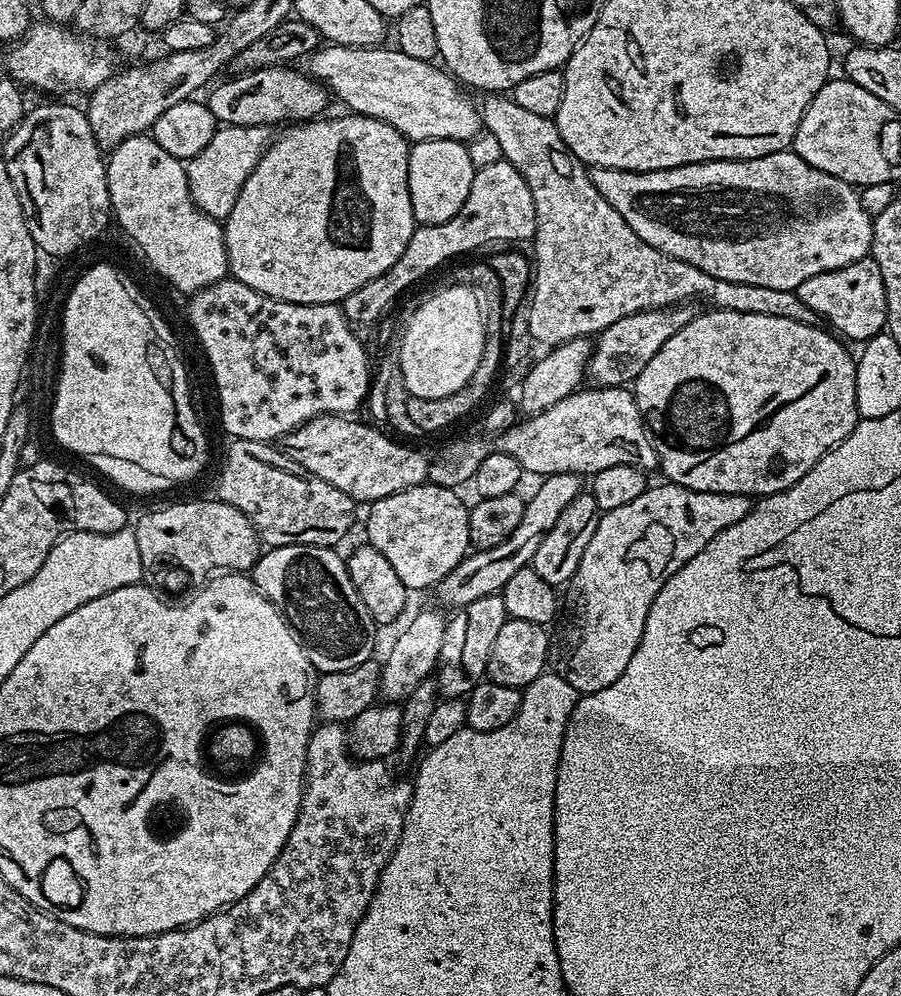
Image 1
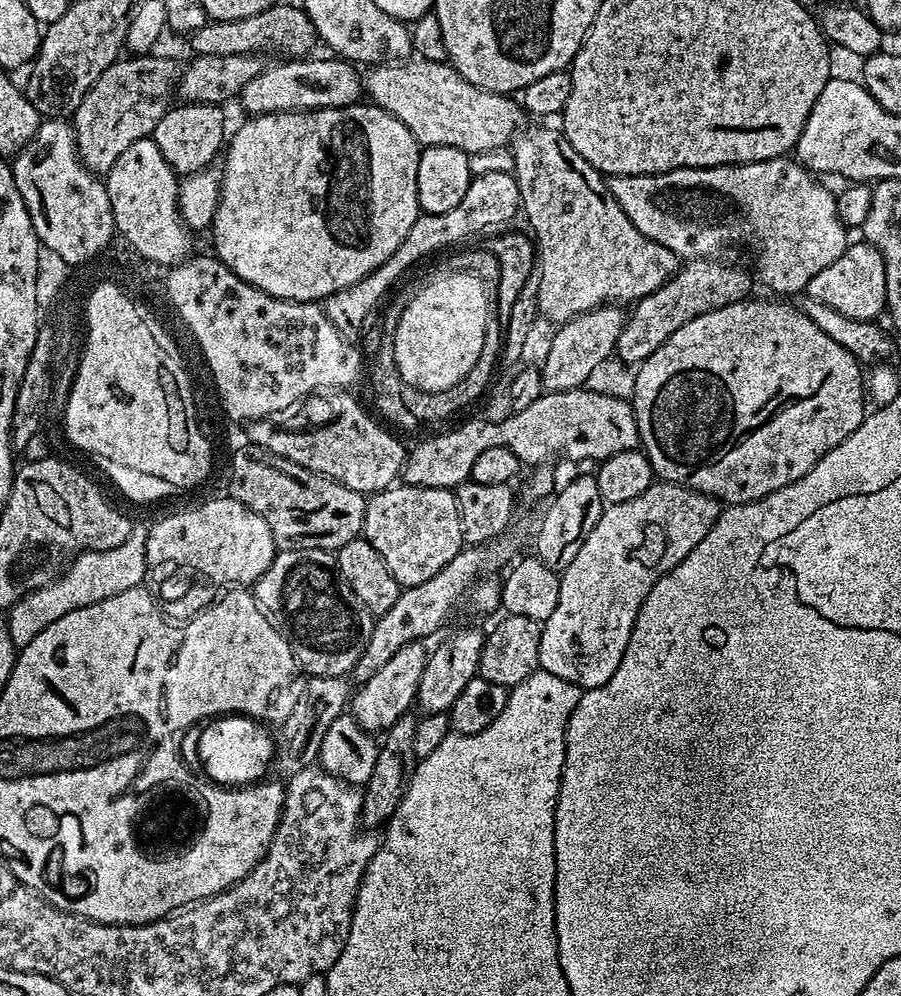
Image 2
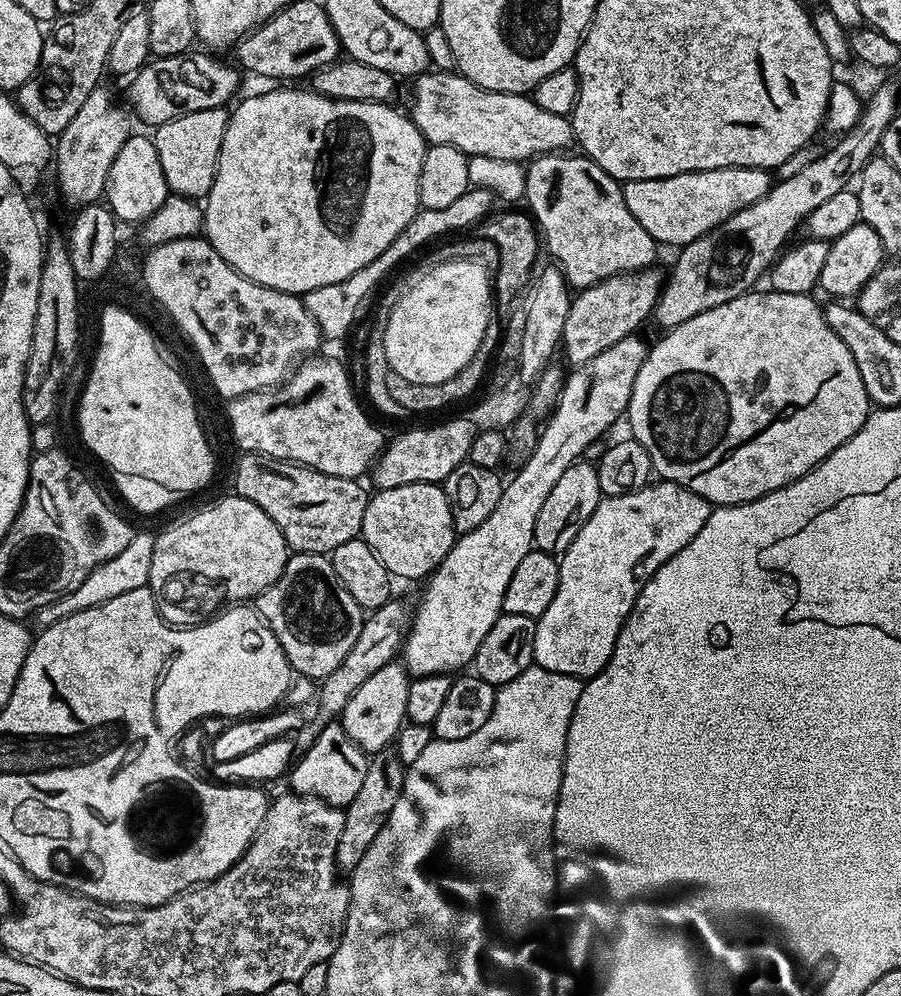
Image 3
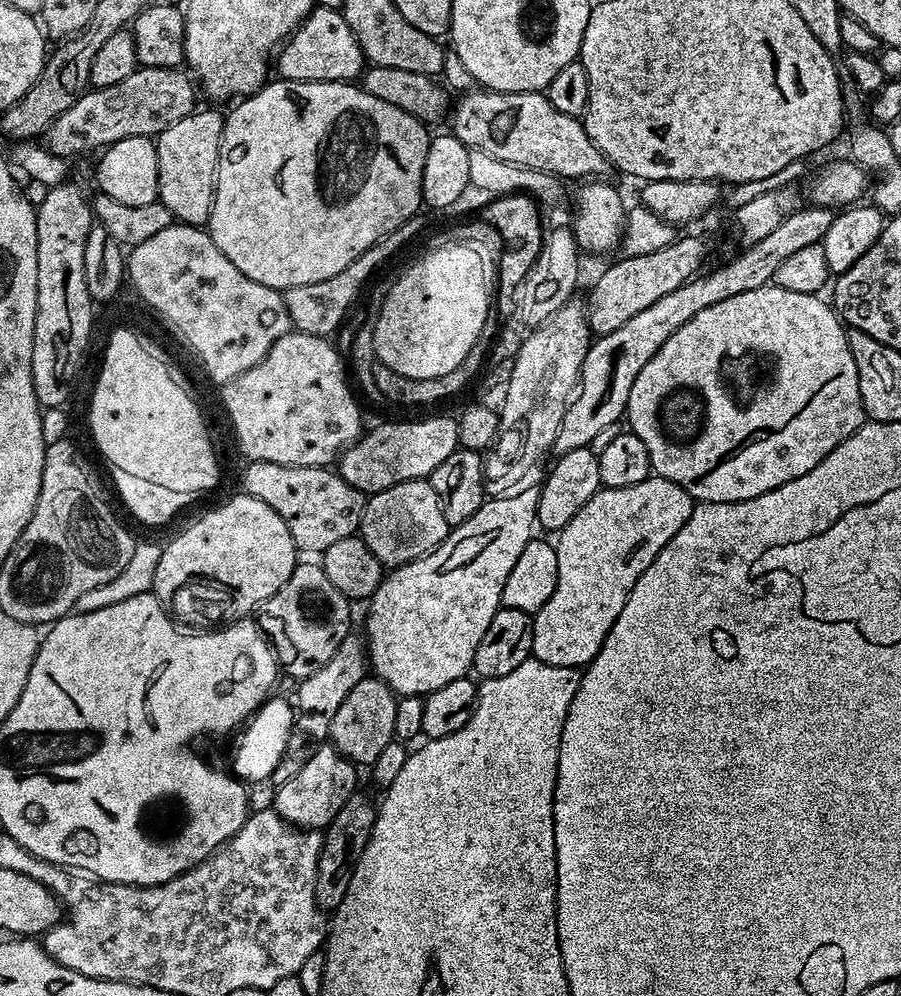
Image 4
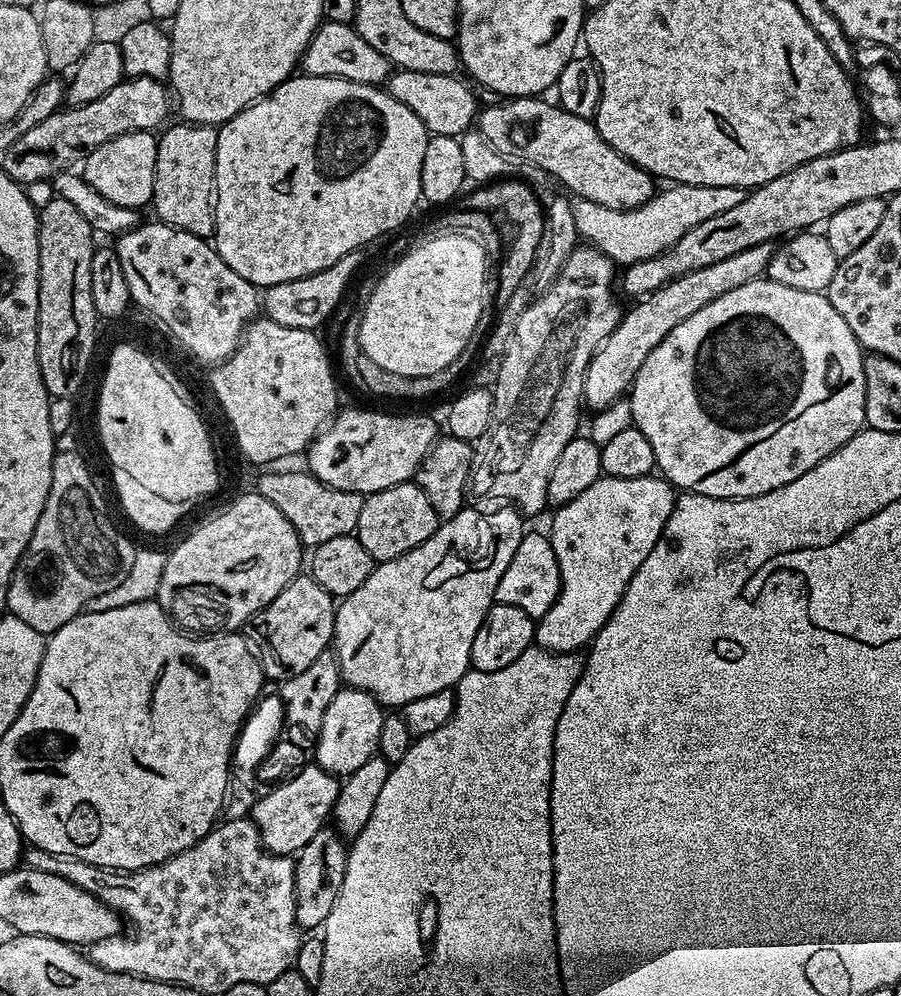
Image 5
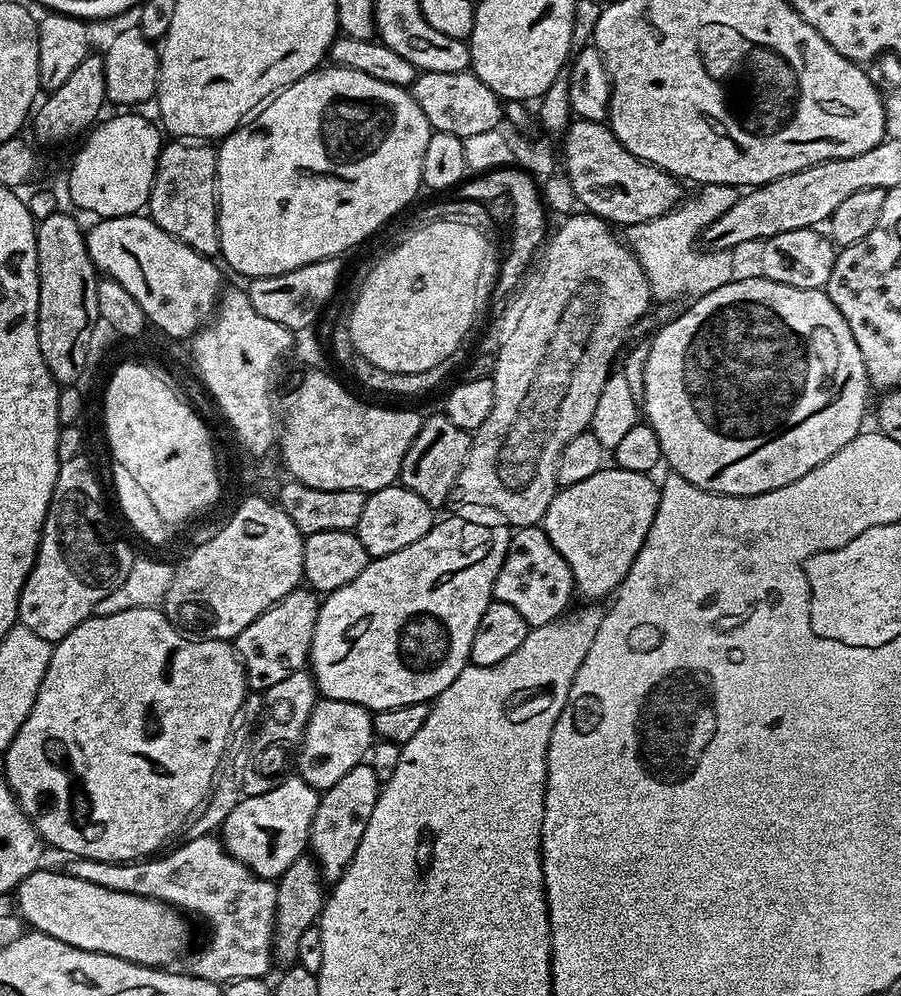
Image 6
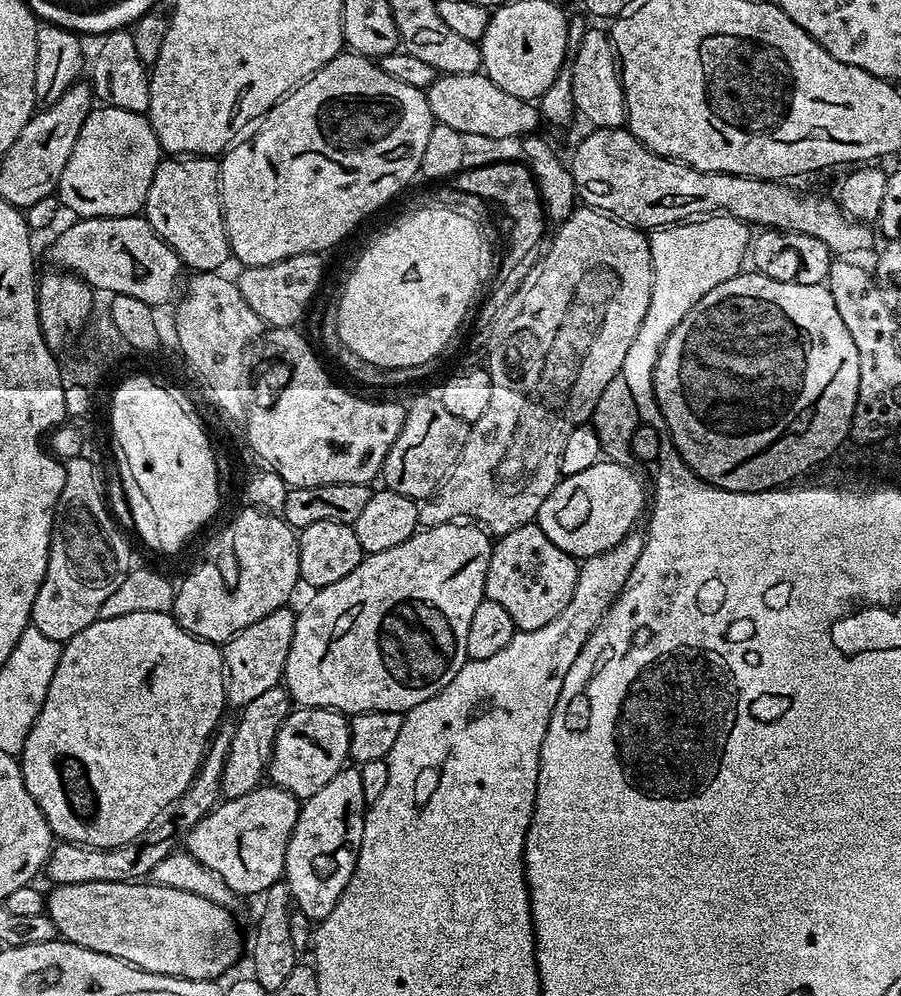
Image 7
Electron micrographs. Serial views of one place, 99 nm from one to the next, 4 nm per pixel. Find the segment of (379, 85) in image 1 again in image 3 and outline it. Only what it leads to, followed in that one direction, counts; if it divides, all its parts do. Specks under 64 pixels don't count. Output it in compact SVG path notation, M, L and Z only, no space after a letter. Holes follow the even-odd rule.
M429 70L415 77L413 84L410 118L429 145L454 146L467 157L528 162L547 152L560 152L573 143L571 119L542 110L531 95L479 88L455 71Z

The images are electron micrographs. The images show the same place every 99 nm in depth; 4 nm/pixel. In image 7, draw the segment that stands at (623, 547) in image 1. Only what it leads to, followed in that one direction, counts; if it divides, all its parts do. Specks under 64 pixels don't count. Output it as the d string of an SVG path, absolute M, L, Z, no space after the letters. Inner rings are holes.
M602 458L578 474L561 478L554 490L550 490L550 498L542 502L535 523L558 550L577 558L602 554L618 546L618 542L637 527L636 519L645 515L646 488L644 492L643 482L626 465L616 463L620 462Z

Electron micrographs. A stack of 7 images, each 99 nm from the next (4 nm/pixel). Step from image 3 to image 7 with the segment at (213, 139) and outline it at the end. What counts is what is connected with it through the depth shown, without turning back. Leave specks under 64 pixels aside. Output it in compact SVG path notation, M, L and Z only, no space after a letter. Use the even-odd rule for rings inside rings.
M189 156L187 158L164 158L154 170L150 190L144 199L142 215L150 222L154 234L178 254L181 265L193 273L214 272L223 269L230 260L228 231L224 225L224 205L220 203L220 165L210 156Z

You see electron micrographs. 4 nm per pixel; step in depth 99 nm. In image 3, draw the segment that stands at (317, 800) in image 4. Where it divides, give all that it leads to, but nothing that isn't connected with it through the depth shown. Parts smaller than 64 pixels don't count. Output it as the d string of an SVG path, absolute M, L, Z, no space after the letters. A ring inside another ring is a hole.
M339 722L327 724L316 735L312 745L303 749L301 756L304 757L300 761L297 759L290 768L291 791L300 796L314 796L341 810L354 802L354 797L358 795L358 789L366 778L370 756L356 745L354 738L346 734Z

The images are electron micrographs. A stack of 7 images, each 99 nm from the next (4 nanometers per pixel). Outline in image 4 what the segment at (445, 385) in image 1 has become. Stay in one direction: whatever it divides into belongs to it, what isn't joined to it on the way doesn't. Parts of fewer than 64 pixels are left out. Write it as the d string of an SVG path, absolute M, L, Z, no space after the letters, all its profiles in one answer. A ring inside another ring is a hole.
M444 244L439 247L434 252L426 253L392 289L387 289L381 302L381 312L376 317L373 334L375 359L398 374L406 374L406 378L438 378L442 374L450 374L450 370L454 370L454 366L458 366L466 354L470 354L470 346L478 342L478 334L486 330L486 261L466 246Z

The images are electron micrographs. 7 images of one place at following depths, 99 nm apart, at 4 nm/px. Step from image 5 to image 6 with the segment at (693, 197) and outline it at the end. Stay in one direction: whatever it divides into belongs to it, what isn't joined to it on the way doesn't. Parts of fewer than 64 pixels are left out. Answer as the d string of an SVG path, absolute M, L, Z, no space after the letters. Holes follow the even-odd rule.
M705 184L697 192L700 193L693 200L685 199L679 206L658 218L627 225L626 243L646 274L653 301L704 296L710 290L718 290L718 286L726 286L734 279L731 255L728 252L701 250L697 240L704 228L714 222L714 218L730 210L730 206L740 200L741 193L731 184Z

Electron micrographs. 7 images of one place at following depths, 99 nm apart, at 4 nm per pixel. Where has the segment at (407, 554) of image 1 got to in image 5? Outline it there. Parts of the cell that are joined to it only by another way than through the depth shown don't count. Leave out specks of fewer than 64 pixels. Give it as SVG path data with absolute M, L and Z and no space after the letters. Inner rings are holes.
M415 482L390 486L381 492L369 492L364 496L362 514L358 514L358 526L355 536L366 546L373 561L393 560L410 550L414 550L430 534L434 534L438 521L430 498Z

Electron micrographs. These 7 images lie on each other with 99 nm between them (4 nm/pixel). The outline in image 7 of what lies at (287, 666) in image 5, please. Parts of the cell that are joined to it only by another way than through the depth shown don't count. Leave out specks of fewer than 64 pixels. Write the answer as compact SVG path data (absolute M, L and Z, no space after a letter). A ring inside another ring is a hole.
M285 606L258 618L246 630L223 645L224 671L226 673L226 700L233 709L245 708L254 698L266 690L277 687L284 679L286 658L290 654L290 642L294 642L296 612Z

